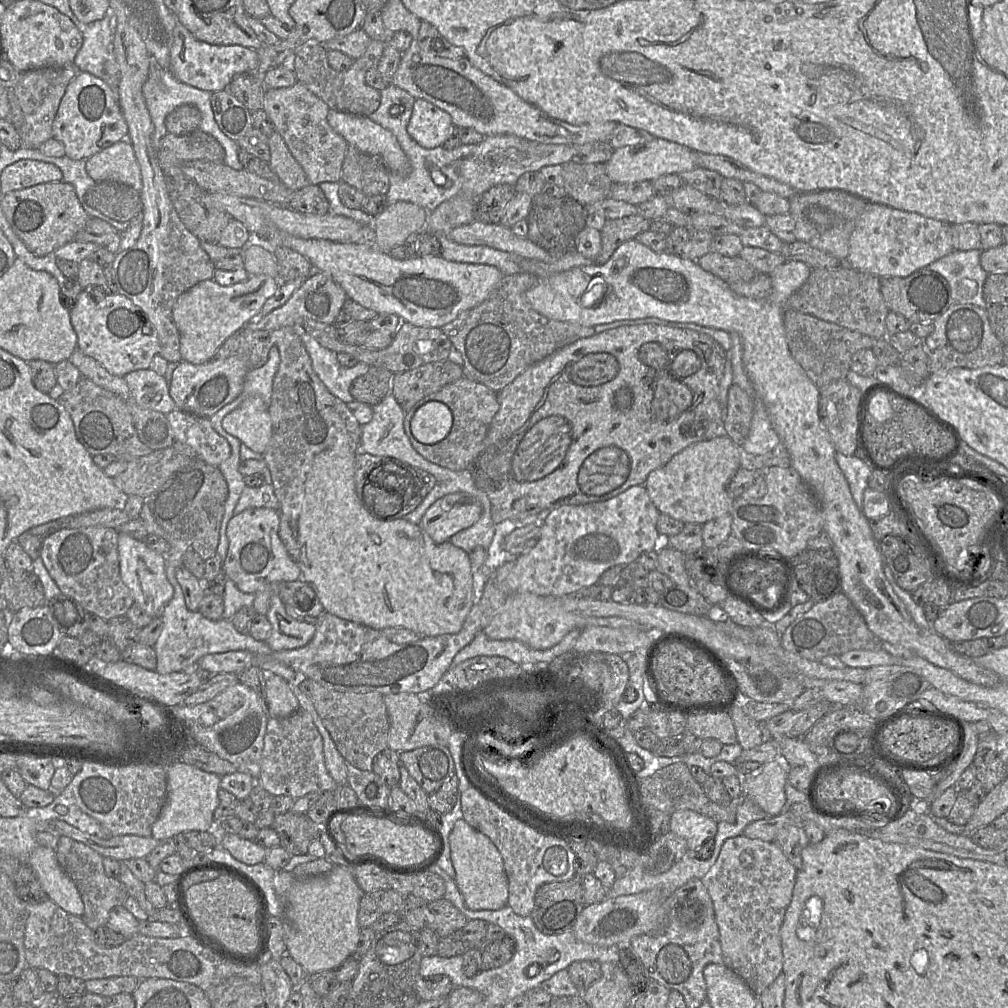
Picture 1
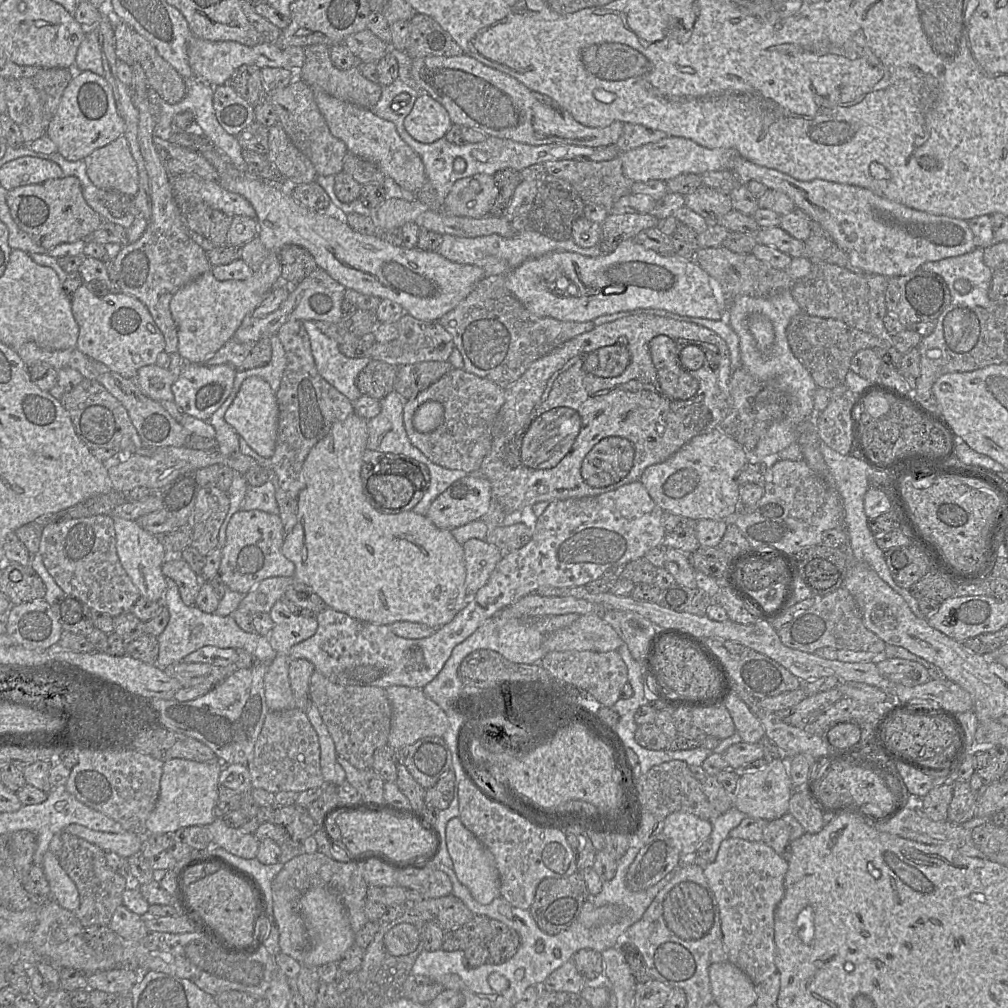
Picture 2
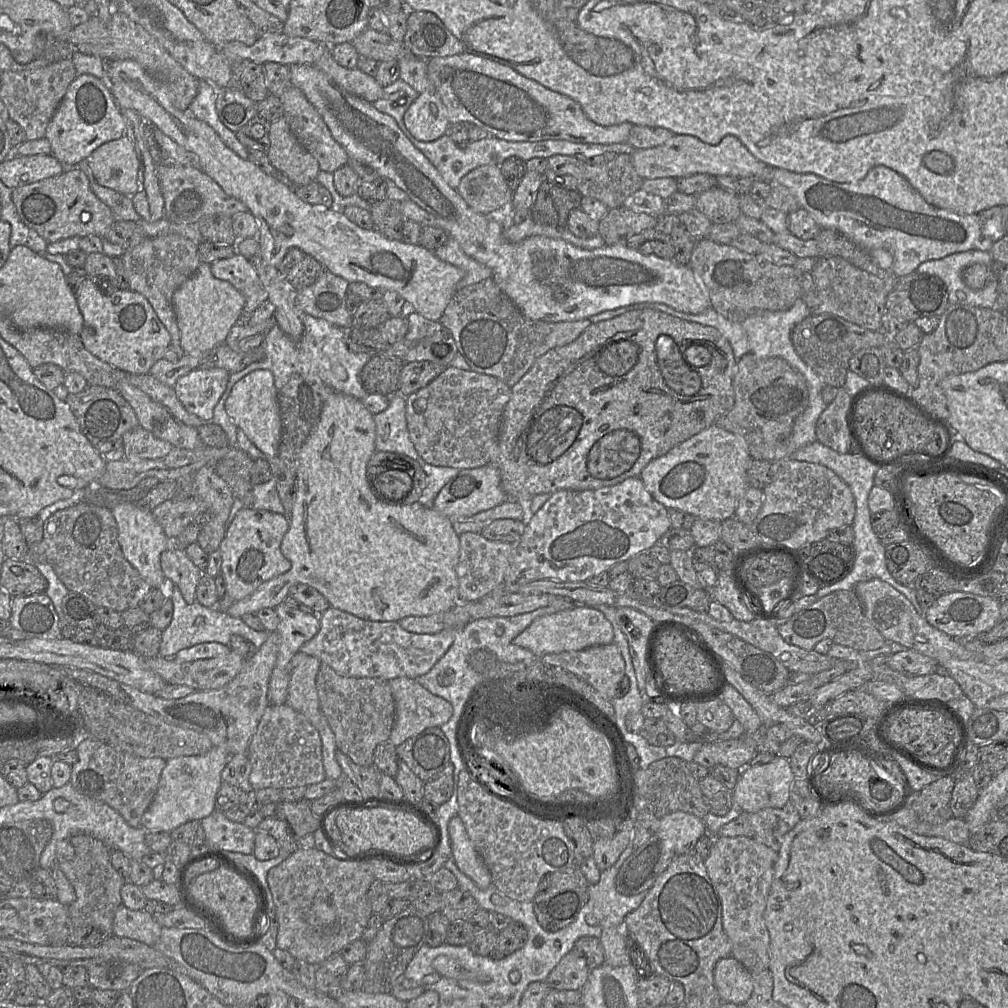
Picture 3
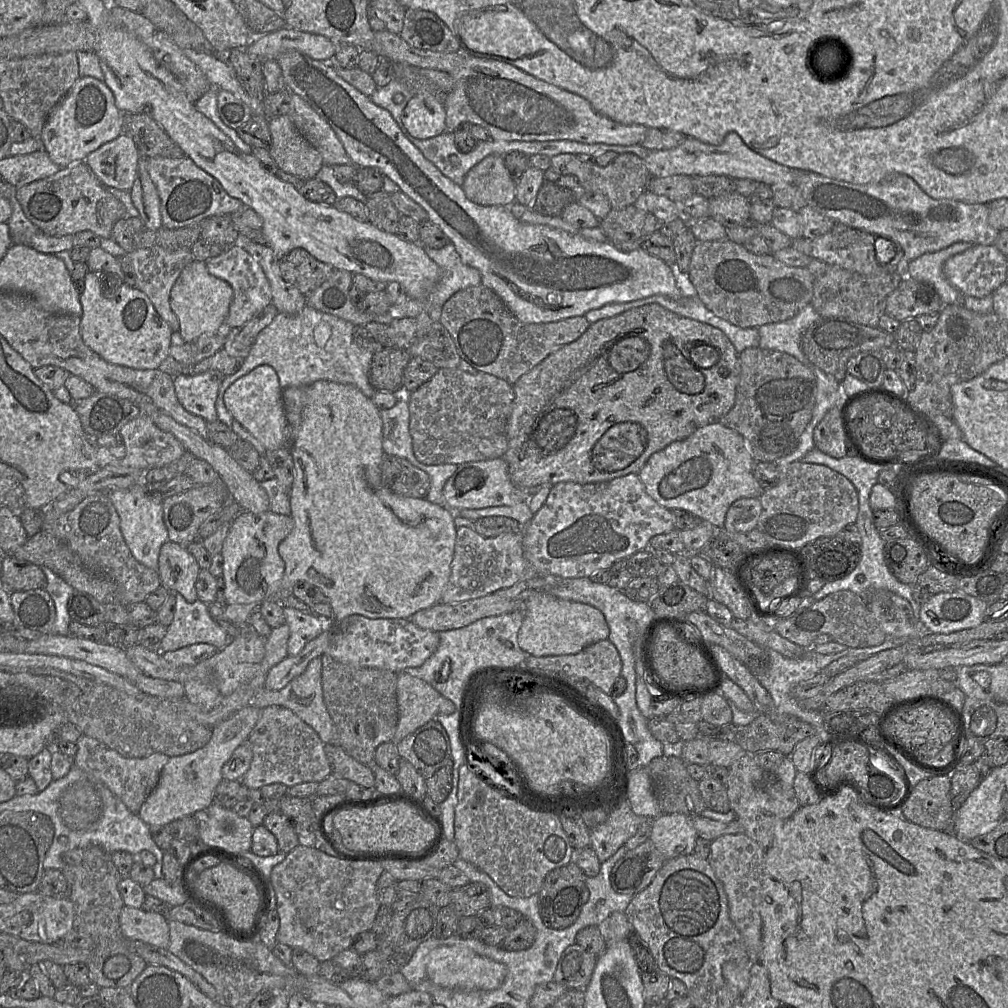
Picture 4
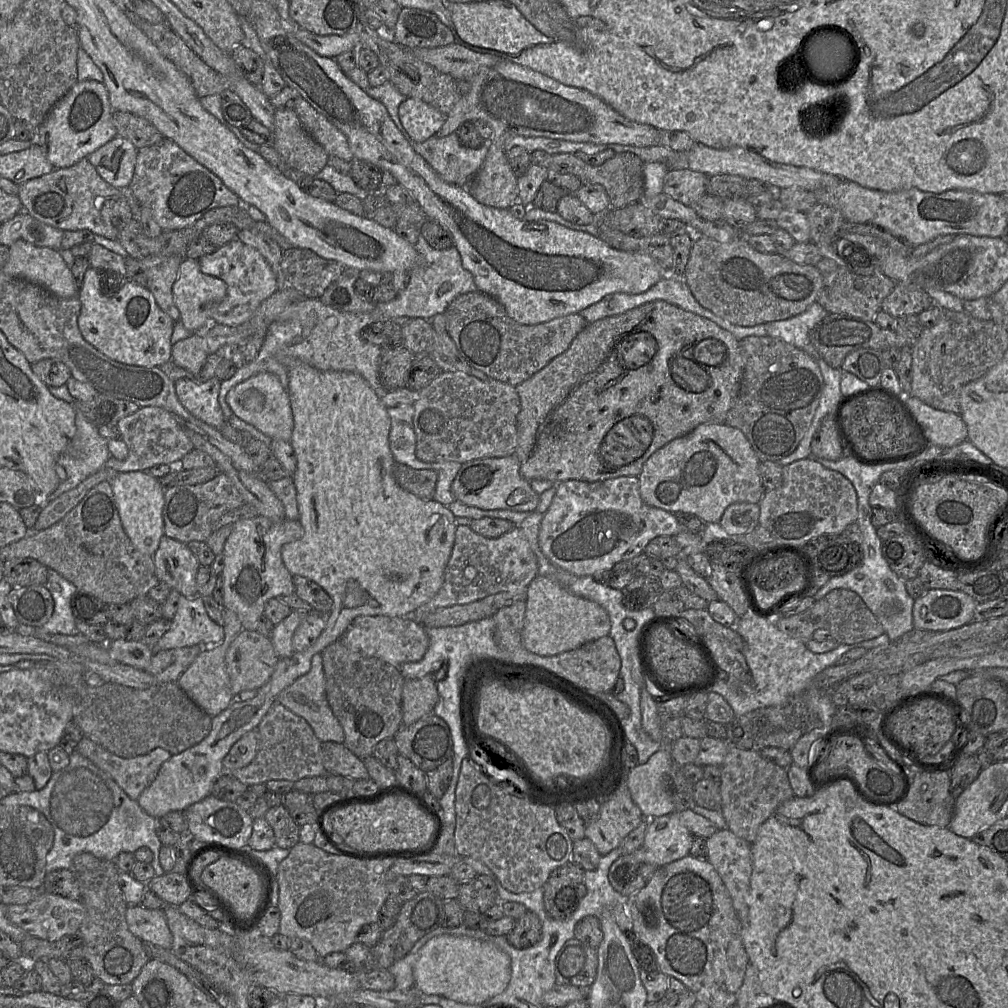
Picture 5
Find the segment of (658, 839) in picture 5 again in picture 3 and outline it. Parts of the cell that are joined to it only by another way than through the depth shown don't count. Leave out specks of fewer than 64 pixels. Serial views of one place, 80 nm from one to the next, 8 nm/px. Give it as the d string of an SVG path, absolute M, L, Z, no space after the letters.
M675 811L660 819L656 834L670 845L675 855L693 854L697 841L706 834L706 825L690 813Z

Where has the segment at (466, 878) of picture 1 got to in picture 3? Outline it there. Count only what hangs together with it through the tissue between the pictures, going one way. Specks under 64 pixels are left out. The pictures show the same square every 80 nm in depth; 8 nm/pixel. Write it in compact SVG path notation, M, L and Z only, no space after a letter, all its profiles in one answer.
M458 815L450 819L448 832L451 857L459 870L480 889L487 889L492 884L491 873L470 841L464 824Z

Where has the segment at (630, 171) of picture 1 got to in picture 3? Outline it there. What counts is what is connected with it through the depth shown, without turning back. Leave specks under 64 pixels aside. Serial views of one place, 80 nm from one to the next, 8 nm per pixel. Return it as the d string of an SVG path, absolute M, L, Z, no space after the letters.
M674 135L663 145L633 151L631 158L634 169L643 180L658 178L680 180L696 174L705 174L713 177L734 176L771 182L772 169L777 169L756 159L740 140L732 135L725 136L718 145L706 144L690 135Z

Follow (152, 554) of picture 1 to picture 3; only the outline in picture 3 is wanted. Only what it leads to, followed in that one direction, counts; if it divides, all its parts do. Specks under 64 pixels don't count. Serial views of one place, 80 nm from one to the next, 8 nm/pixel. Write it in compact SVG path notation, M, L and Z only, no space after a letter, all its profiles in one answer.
M119 503L112 509L118 530L118 542L126 560L139 572L143 580L153 589L166 590L166 578L162 572L160 557L170 547L170 539L154 518L151 510L135 503Z

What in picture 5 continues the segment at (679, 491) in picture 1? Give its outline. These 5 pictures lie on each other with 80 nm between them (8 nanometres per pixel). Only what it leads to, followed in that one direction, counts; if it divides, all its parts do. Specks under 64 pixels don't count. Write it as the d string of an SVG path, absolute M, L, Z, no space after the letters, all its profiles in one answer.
M704 423L655 451L644 463L638 478L643 501L673 514L686 512L707 524L718 524L725 509L734 503L759 504L766 489L759 473L761 461L749 440L738 428L725 423Z

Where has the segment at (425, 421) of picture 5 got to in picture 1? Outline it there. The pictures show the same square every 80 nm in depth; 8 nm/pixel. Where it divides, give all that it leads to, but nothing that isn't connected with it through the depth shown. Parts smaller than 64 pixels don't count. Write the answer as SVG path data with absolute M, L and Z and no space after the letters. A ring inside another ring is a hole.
M465 376L446 385L416 403L404 416L404 429L413 448L426 460L453 471L469 469L481 453L489 426L499 410L498 392L486 385ZM428 401L444 403L452 412L453 424L448 436L439 443L426 445L420 443L412 434L411 422L417 409Z

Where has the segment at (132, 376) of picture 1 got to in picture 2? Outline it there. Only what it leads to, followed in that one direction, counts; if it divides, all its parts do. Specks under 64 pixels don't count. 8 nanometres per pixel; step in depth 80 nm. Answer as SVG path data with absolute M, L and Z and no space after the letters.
M157 364L147 365L138 370L132 379L141 392L147 397L157 401L174 401L172 384L178 379L182 366L171 370Z

